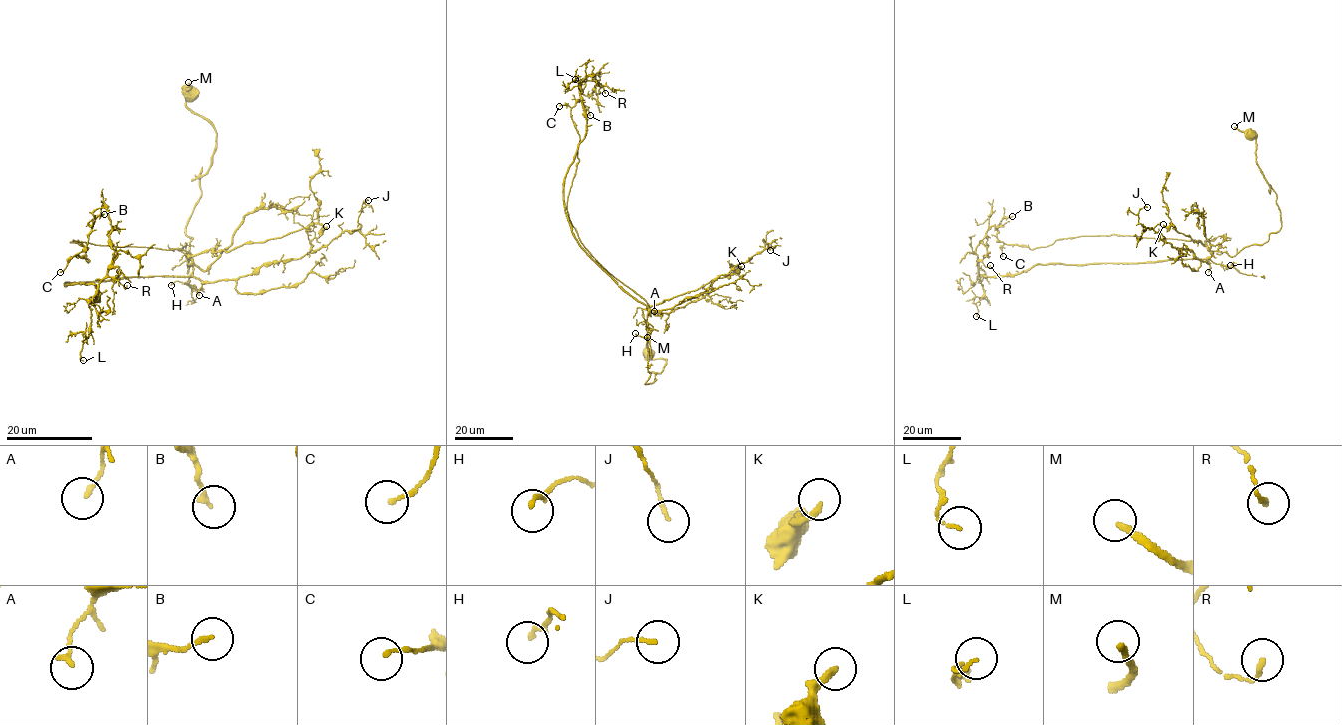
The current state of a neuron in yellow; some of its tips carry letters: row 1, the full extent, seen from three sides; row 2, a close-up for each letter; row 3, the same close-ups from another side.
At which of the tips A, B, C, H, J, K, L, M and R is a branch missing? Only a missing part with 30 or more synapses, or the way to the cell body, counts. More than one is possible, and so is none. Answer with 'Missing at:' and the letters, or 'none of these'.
Missing at: none of these

